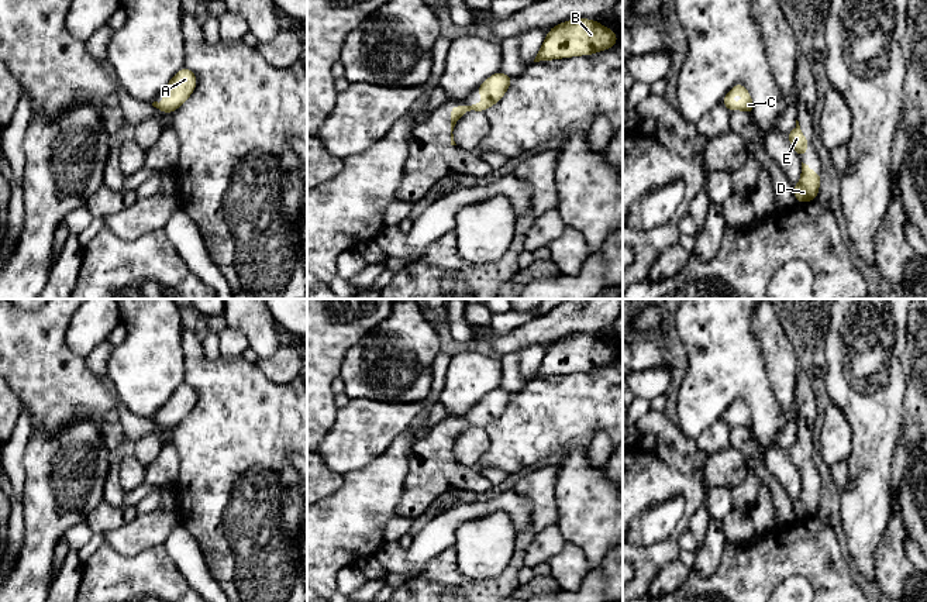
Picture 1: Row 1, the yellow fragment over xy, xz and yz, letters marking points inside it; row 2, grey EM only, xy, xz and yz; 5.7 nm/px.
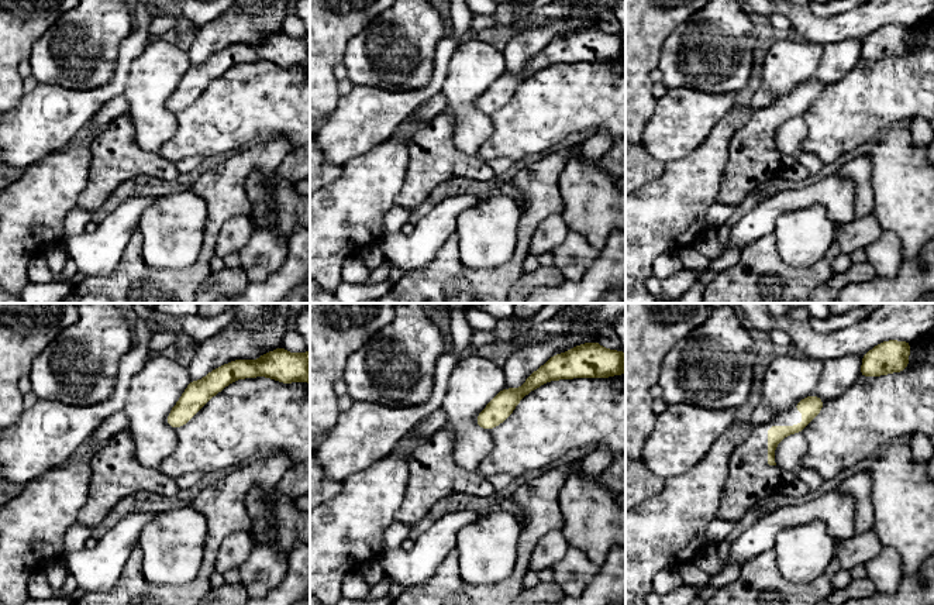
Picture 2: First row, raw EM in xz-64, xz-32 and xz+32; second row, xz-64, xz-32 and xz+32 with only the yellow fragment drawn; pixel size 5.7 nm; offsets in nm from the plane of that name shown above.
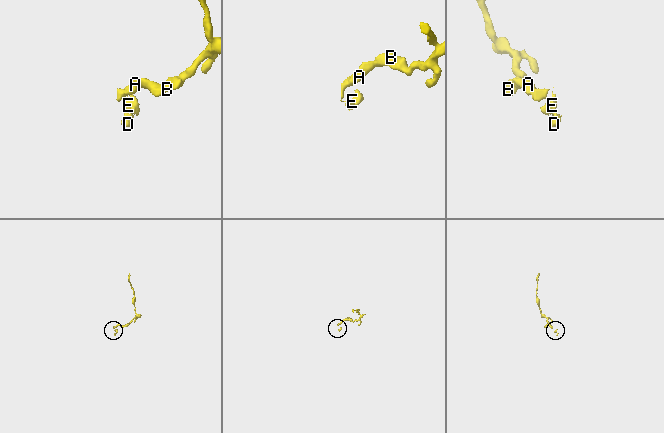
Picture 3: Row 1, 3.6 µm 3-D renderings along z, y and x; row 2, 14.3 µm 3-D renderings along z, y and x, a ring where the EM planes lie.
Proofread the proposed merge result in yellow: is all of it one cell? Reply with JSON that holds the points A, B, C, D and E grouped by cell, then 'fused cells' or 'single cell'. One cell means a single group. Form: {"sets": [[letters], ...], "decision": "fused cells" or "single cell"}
{"sets": [["A", "B", "C", "D", "E"]], "decision": "single cell"}

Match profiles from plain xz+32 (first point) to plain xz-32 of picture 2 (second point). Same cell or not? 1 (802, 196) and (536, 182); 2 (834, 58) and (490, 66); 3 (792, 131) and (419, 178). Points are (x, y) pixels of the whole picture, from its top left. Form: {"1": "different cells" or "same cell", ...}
{"1": "different cells", "2": "different cells", "3": "different cells"}

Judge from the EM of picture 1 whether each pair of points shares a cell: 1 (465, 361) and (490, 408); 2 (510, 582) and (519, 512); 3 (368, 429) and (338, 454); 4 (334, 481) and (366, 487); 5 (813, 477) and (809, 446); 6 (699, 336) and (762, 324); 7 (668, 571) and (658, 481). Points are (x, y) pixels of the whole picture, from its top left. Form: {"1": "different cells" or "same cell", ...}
{"1": "different cells", "2": "different cells", "3": "same cell", "4": "different cells", "5": "same cell", "6": "different cells", "7": "different cells"}

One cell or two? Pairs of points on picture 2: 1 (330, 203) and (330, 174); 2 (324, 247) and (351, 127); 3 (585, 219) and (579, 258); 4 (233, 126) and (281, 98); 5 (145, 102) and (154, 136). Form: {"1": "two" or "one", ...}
{"1": "two", "2": "two", "3": "two", "4": "one", "5": "one"}

